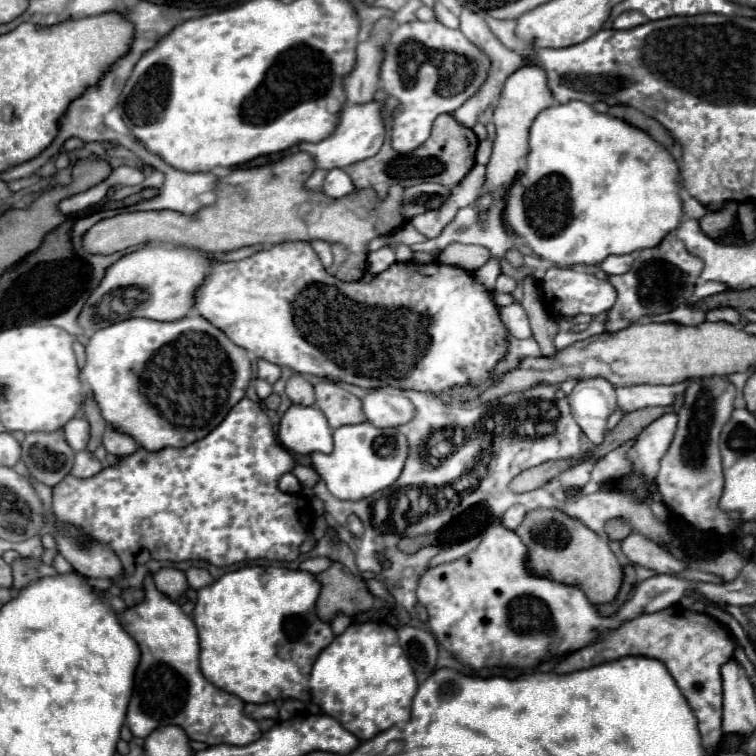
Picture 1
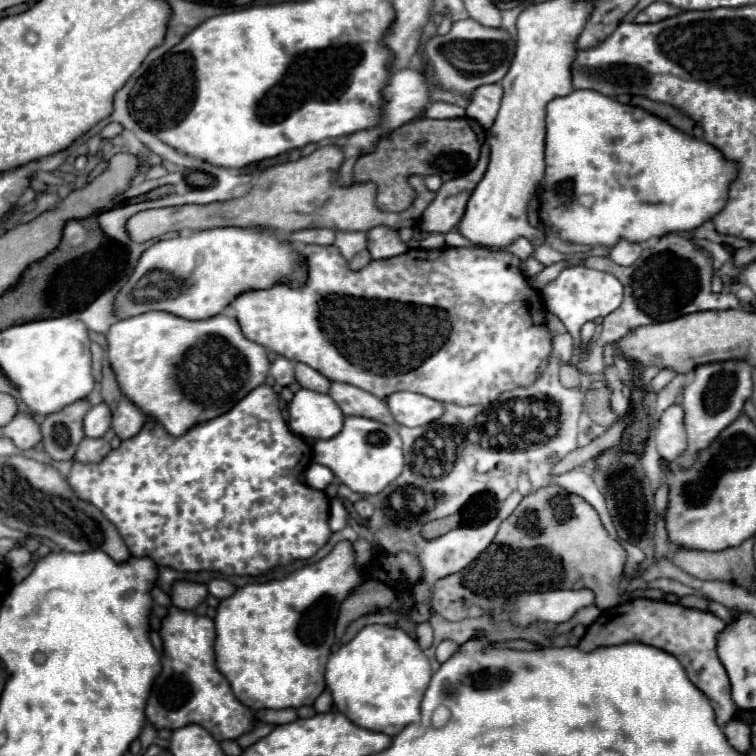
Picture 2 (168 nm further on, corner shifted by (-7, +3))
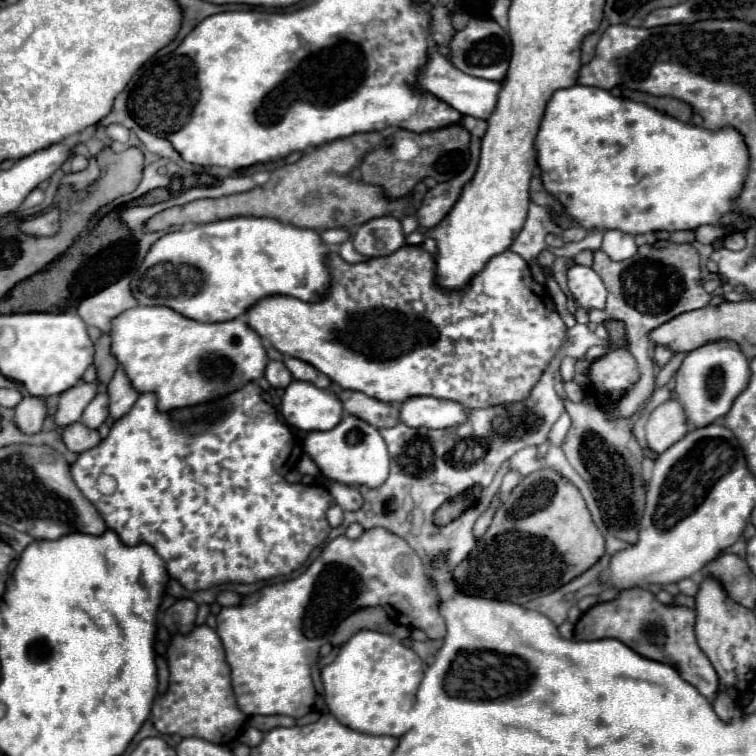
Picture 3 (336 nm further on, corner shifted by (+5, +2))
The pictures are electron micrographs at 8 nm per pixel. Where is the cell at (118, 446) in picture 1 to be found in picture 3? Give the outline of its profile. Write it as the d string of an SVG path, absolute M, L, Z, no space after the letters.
M118 367L112 381L108 383L108 395L110 395L110 417L120 419L130 411L130 407L136 403L140 393L128 383L128 375L124 375L124 369Z

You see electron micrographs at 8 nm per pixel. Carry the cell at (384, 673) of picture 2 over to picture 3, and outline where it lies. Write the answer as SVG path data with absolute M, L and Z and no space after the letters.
M378 631L356 633L322 669L330 713L346 727L366 735L402 737L408 731L408 713L416 703L416 691L422 677L422 659L398 639Z

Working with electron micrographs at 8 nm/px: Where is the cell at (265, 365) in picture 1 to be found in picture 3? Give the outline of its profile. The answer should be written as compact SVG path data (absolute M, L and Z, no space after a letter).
M270 361L266 367L266 379L272 387L288 387L292 383L292 373L282 361Z

